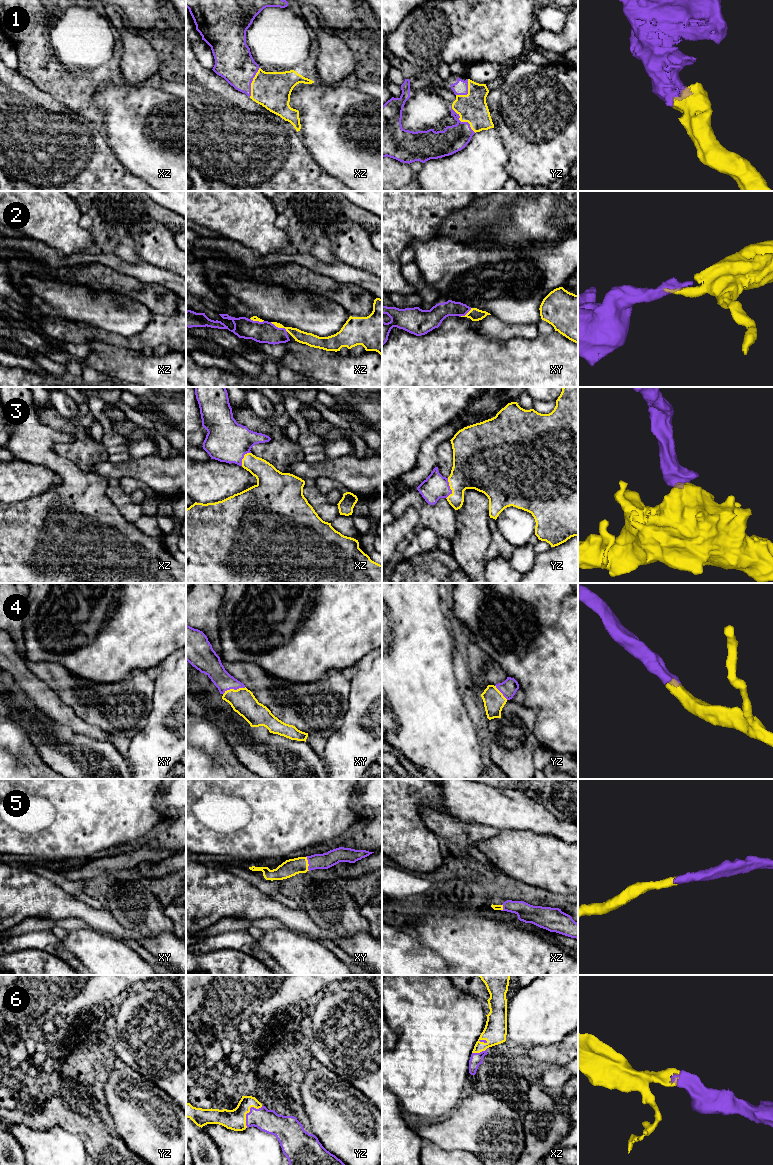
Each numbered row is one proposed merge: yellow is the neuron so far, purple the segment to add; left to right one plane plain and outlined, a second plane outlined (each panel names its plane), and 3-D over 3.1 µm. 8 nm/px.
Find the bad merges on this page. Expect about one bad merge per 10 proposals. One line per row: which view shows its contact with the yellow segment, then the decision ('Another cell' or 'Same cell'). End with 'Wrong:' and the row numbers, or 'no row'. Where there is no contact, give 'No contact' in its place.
1: Touches yellow in yz. Same cell
2: Touches yellow in xz. Same cell
3: Touches yellow in yz. Same cell
4: Touches yellow in xy. Same cell
5: Touches yellow in xy. Same cell
6: Touches yellow in yz. Same cell
Wrong: no row

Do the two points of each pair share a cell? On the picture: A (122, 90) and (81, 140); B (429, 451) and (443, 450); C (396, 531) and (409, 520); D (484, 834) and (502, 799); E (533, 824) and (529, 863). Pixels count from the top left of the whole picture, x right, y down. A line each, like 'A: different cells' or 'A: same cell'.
A: different cells
B: different cells
C: same cell
D: different cells
E: different cells

